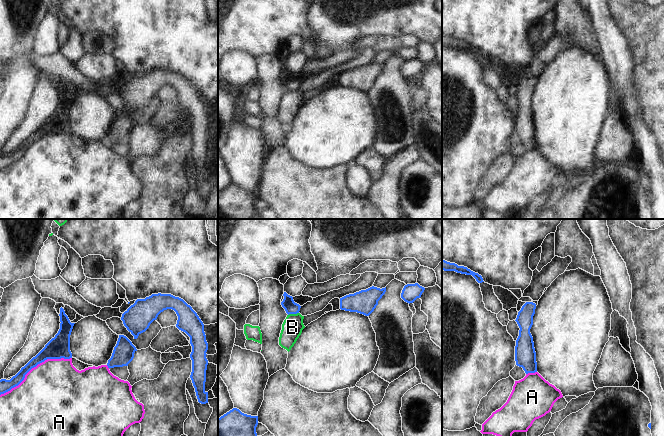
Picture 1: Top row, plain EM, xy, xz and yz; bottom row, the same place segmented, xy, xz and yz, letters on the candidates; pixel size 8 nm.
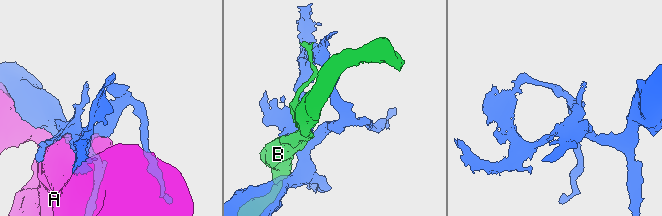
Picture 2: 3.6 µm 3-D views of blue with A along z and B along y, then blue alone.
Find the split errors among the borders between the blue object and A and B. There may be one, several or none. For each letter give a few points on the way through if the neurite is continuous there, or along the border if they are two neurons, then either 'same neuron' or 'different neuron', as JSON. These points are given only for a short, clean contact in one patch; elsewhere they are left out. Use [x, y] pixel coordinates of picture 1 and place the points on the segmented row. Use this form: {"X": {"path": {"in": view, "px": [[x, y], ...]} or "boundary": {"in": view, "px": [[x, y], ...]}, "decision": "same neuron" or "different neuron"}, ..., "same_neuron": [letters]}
{"A": {"decision": "different neuron"}, "B": {"decision": "different neuron"}, "same_neuron": []}

